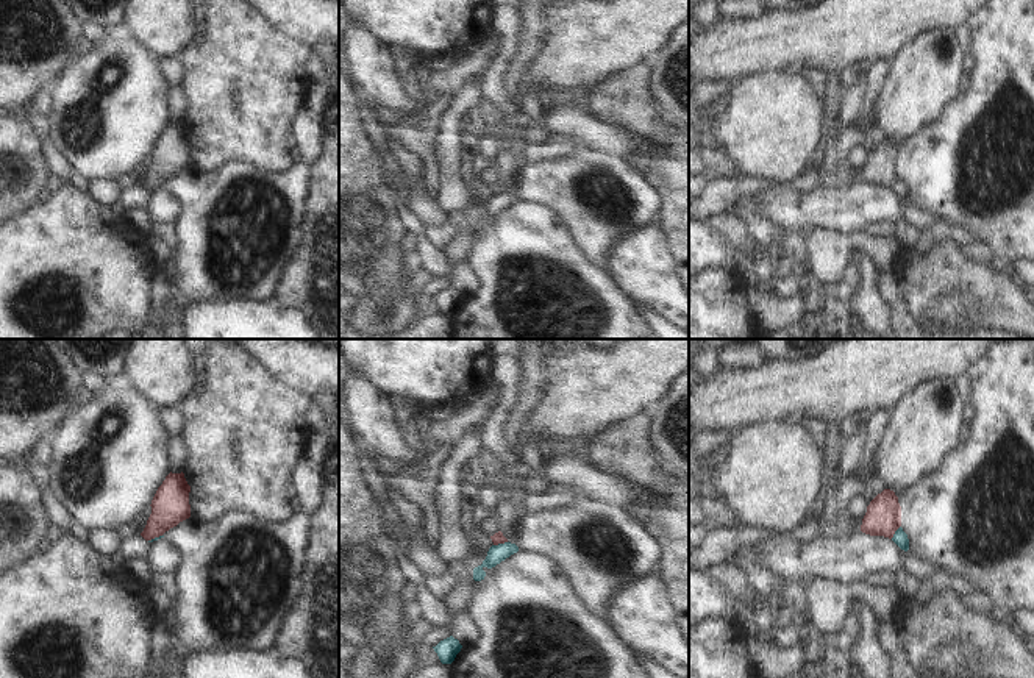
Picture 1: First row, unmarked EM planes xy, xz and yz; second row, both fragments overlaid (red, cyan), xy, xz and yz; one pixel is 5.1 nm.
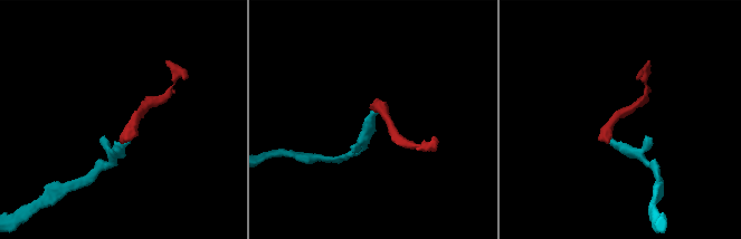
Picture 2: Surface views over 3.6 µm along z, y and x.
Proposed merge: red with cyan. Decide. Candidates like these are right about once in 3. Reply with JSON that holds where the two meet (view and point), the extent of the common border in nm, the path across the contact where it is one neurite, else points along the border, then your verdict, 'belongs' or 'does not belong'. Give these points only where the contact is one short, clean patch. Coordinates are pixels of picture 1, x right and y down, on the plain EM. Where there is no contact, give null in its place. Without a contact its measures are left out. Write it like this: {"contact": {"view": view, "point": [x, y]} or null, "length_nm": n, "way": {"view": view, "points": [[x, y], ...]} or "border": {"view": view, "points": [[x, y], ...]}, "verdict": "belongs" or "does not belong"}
{"contact": {"view": "xz", "point": [500, 192]}, "length_nm": 80, "border": {"view": "xz", "points": [[506, 191], [494, 196]]}, "verdict": "does not belong"}

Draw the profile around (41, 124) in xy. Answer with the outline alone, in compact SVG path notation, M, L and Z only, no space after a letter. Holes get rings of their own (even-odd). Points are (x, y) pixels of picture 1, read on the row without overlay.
M34 106L31 108L28 120L33 130L36 131L36 136L41 144L52 137L50 119L44 116L41 111L37 111Z

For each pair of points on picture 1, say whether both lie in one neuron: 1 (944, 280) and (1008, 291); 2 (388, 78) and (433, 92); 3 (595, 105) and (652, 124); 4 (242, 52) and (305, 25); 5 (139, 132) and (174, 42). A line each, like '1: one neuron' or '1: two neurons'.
1: one neuron
2: two neurons
3: one neuron
4: two neurons
5: two neurons

